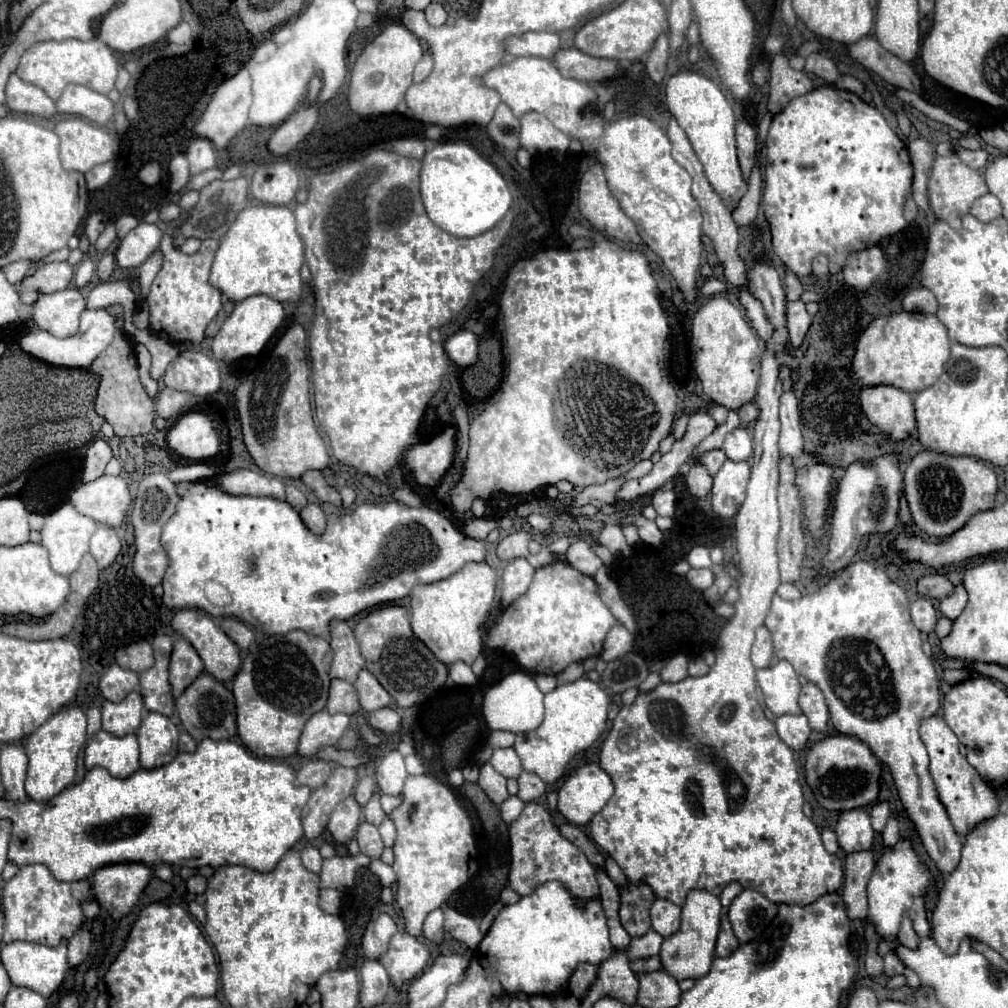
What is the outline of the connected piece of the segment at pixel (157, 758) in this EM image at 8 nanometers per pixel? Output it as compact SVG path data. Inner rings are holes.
M145 713L141 727L137 731L137 741L141 749L141 767L153 769L169 763L177 755L177 725L161 713Z

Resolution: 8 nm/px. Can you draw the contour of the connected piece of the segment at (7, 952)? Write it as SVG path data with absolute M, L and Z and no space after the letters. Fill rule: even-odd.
M13 941L13 943L1 947L1 963L3 963L5 971L9 973L13 985L27 987L27 989L37 991L39 995L51 997L59 989L59 985L63 983L63 977L69 969L69 965L67 965L67 941L63 941L57 947L45 947L45 945L29 943L29 941Z

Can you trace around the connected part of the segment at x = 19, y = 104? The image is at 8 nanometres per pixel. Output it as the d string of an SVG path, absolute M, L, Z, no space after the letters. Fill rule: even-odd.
M11 75L9 83L7 83L7 107L15 113L25 113L25 115L35 115L35 117L53 117L55 111L55 103L49 99L49 95L45 95L45 91L41 91L39 87L21 81L17 75Z

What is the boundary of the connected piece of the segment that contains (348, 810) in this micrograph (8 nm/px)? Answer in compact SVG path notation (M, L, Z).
M347 797L331 813L327 829L329 829L329 833L333 835L333 839L337 843L345 843L347 845L355 837L355 831L357 831L357 825L359 825L359 817L361 817L361 809L359 809L357 801L353 797Z

